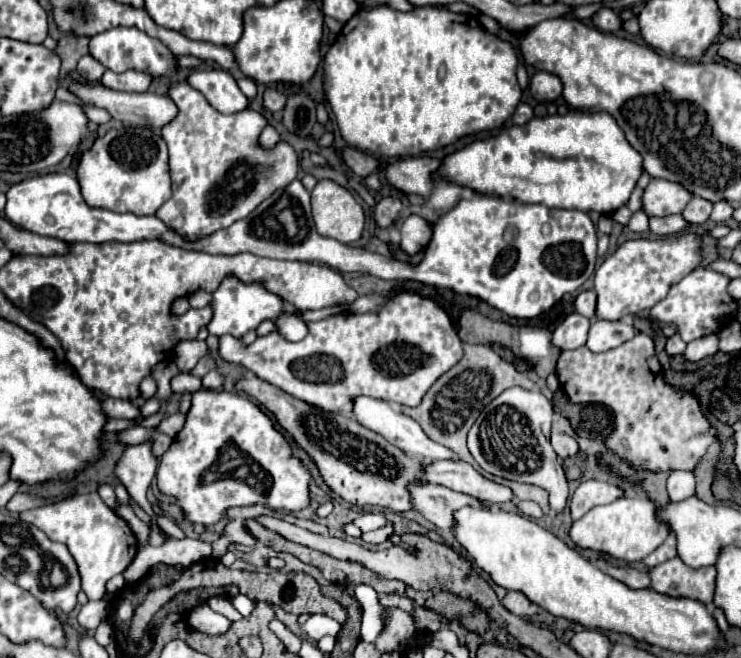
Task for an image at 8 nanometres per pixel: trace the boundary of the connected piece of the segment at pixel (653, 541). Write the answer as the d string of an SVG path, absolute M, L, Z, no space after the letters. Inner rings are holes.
M624 496L610 504L594 506L592 510L588 510L580 520L574 522L570 536L582 548L606 552L626 562L638 562L644 560L652 550L656 550L670 534L668 524L658 520L658 508L660 506L656 500Z

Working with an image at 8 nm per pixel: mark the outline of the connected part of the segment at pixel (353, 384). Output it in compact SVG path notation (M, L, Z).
M412 292L394 296L378 312L334 314L320 322L310 322L308 328L308 336L300 342L286 342L282 336L278 336L278 332L256 338L248 346L240 338L220 336L218 354L222 360L248 368L260 380L266 380L268 384L274 384L276 388L282 388L284 392L306 400L308 404L328 412L338 410L344 414L352 412L352 400L356 396L372 396L404 406L418 406L428 388L462 358L462 342L450 316L430 298L422 298Z

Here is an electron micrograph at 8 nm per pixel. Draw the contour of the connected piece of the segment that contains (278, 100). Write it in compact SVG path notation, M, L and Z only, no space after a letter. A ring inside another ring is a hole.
M266 88L264 92L264 108L270 112L278 112L282 110L286 104L286 94L276 90L276 88Z

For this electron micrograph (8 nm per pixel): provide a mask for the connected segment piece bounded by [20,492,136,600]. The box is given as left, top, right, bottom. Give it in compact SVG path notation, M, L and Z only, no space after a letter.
M96 492L20 512L20 520L38 526L52 542L68 546L82 576L82 590L90 600L100 600L106 592L106 582L112 576L122 574L136 556L134 546L128 546L128 524L112 512Z

